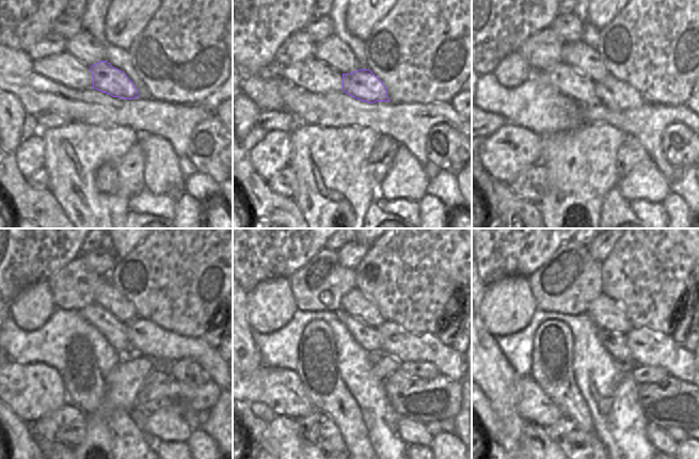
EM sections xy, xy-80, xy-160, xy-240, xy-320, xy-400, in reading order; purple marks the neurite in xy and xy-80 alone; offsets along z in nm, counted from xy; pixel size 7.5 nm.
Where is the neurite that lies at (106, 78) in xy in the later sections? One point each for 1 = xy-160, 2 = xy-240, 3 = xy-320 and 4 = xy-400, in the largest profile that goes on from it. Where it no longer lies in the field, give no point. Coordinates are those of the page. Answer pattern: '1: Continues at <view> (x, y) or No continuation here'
1: Continues at xy-160 (615, 94)
2: Continues at xy-240 (146, 338)
3: Continues at xy-320 (396, 342)
4: Continues at xy-400 (648, 348)

